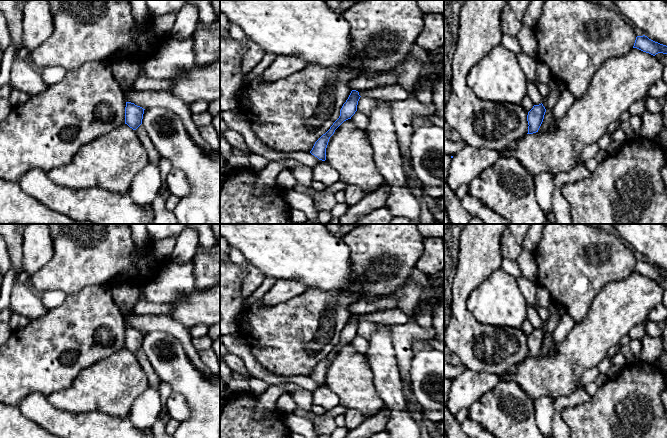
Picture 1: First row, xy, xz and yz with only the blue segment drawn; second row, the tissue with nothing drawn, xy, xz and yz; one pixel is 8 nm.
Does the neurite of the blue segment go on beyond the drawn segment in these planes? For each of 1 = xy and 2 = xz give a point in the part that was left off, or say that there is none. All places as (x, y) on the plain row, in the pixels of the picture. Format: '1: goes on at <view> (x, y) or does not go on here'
1: does not go on here
2: does not go on here

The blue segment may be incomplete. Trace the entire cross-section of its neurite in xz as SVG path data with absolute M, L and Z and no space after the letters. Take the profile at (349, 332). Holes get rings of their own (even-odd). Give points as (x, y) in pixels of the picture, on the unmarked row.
M351 315L348 323L340 334L339 342L333 347L330 353L315 366L312 374L310 375L312 379L317 381L319 384L326 384L326 372L330 361L344 345L351 343L351 341L355 338L360 321L361 320L359 319L358 315Z

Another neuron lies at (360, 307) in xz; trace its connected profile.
M388 296L383 297L376 302L365 302L359 300L355 303L352 303L349 306L349 310L351 314L367 314L387 309L395 309L396 306L397 300L394 297Z

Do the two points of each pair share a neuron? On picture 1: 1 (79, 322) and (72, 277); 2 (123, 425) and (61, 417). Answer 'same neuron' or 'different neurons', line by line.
1: different neurons
2: same neuron

